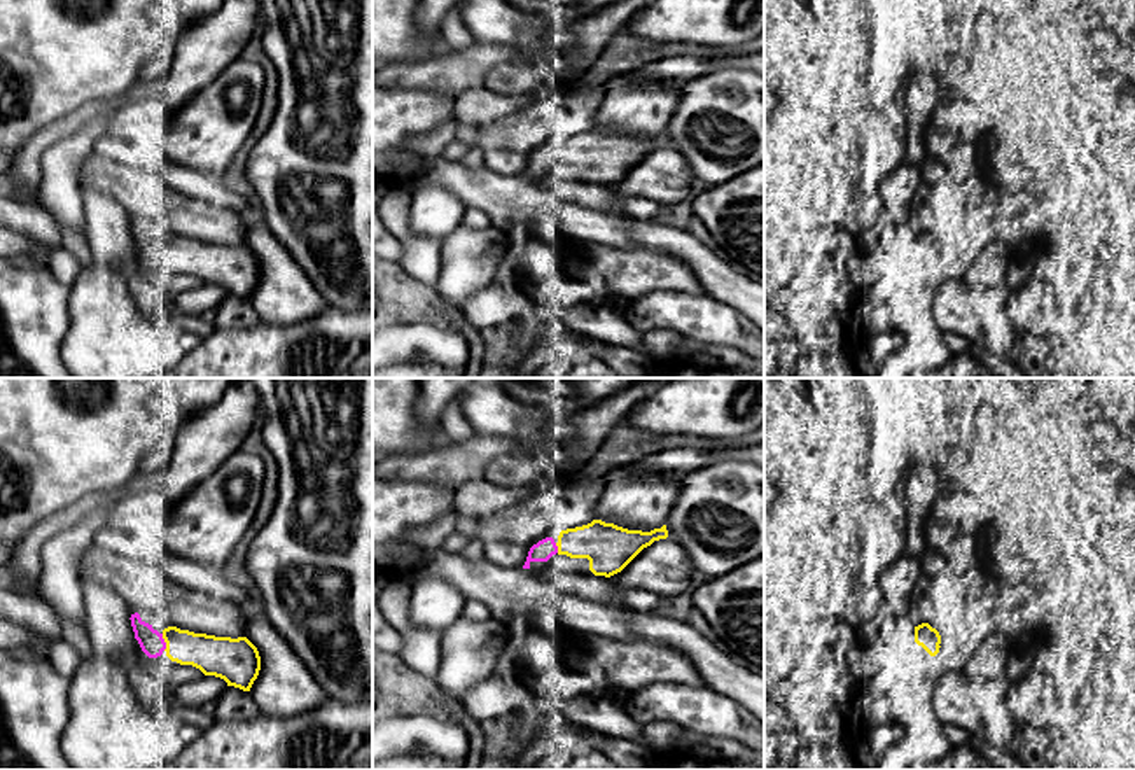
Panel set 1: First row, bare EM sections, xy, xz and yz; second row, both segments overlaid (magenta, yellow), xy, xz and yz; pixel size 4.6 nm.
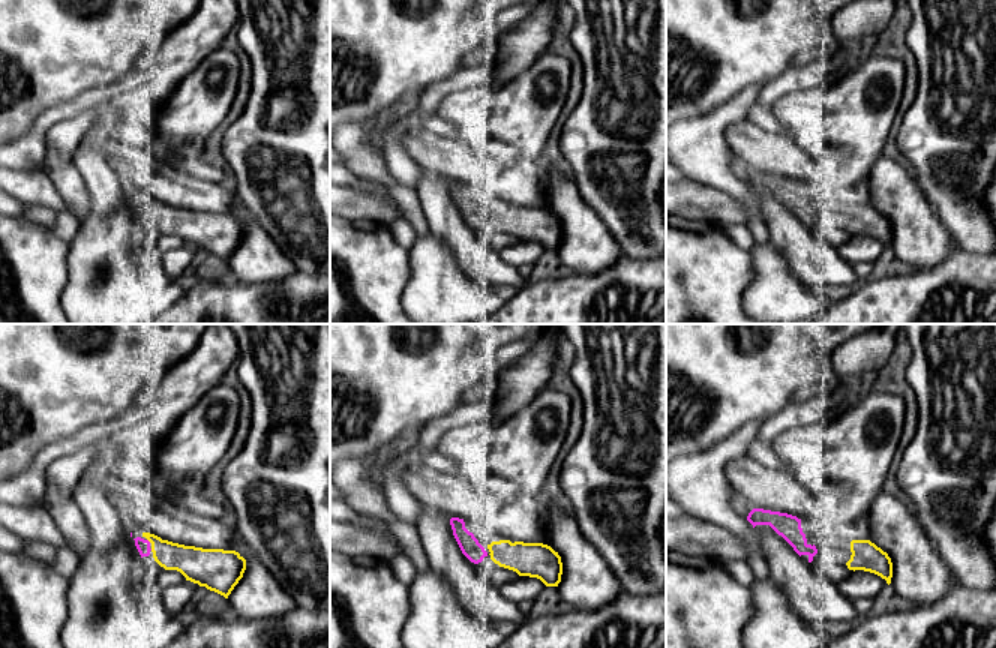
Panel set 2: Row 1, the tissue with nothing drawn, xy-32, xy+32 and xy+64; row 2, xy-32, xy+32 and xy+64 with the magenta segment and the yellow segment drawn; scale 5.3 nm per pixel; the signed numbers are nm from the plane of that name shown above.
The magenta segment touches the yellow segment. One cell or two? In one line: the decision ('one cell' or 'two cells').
one cell

